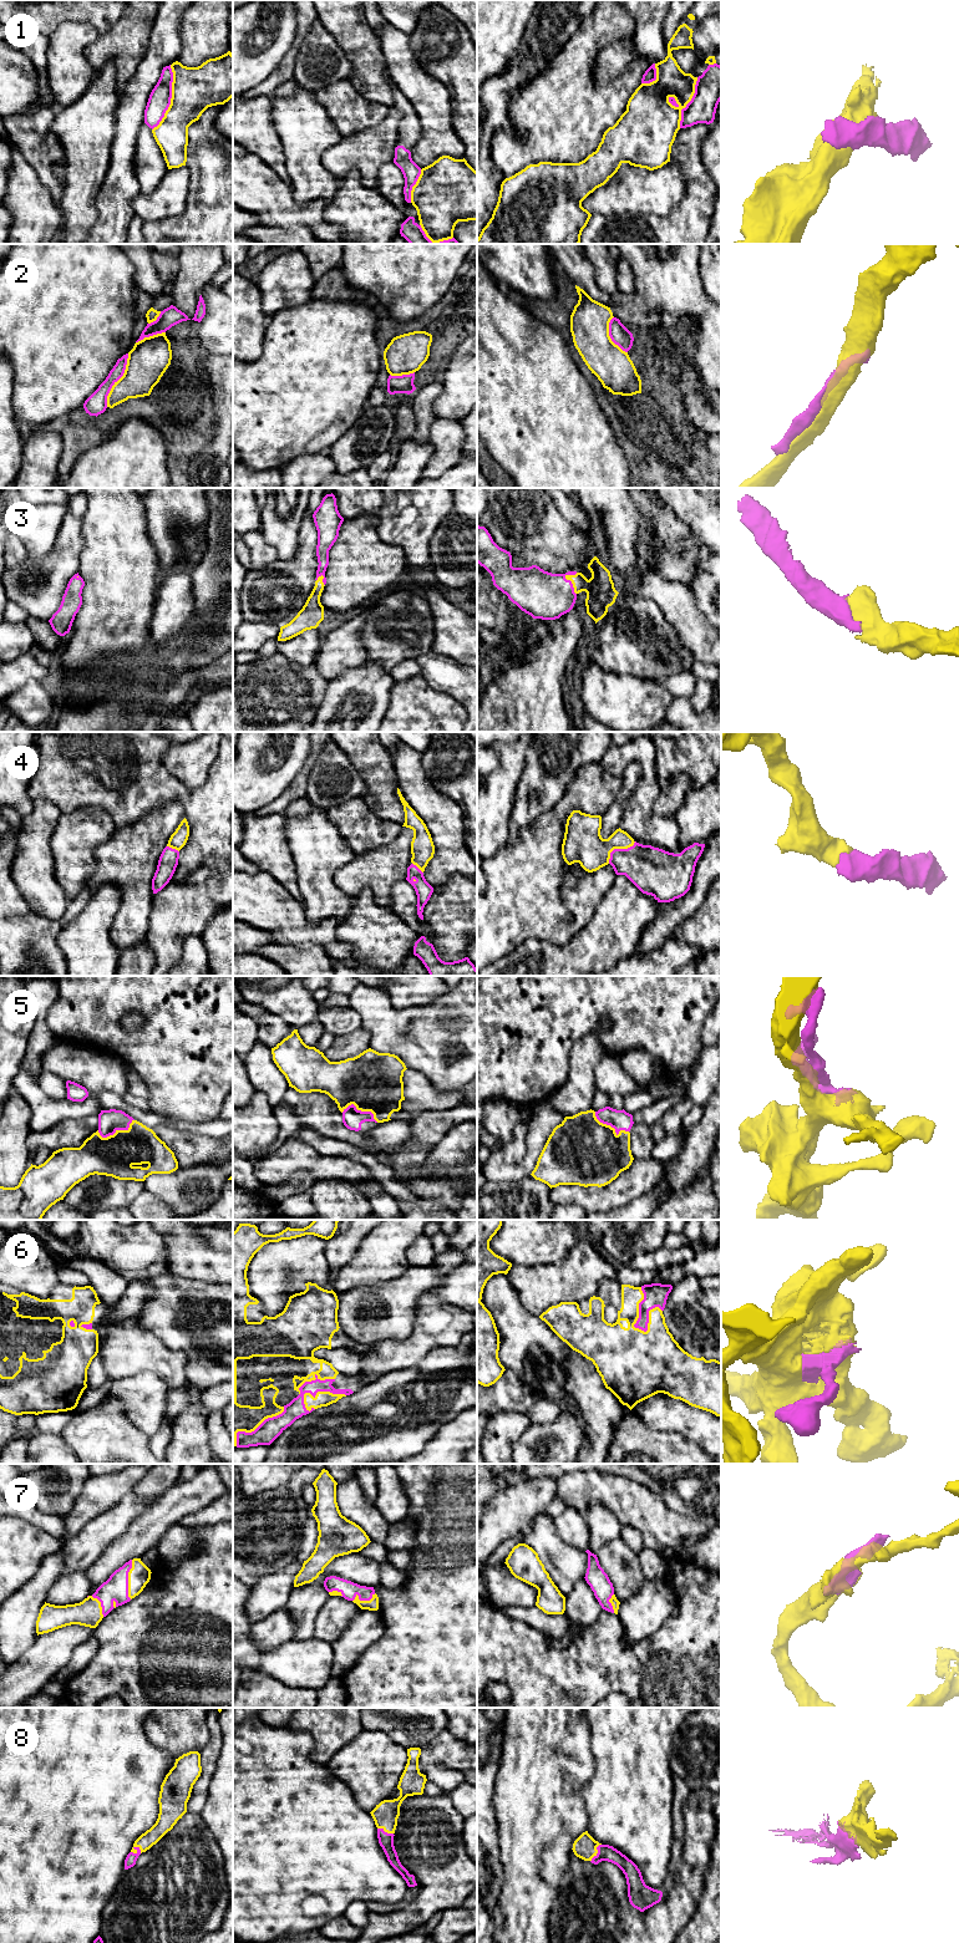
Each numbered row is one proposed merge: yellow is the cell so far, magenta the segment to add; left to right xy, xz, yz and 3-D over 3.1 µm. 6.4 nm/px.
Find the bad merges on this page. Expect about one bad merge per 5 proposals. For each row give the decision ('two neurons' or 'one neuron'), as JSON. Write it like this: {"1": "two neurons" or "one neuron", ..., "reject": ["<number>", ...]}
{"1": "two neurons", "2": "one neuron", "3": "one neuron", "4": "one neuron", "5": "one neuron", "6": "one neuron", "7": "one neuron", "8": "one neuron", "reject": ["1"]}

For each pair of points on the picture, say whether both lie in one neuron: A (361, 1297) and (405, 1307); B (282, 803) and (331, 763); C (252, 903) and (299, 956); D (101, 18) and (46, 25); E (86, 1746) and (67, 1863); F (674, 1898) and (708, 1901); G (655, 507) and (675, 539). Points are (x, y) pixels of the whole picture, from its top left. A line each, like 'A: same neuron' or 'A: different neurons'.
A: same neuron
B: different neurons
C: different neurons
D: same neuron
E: same neuron
F: different neurons
G: same neuron

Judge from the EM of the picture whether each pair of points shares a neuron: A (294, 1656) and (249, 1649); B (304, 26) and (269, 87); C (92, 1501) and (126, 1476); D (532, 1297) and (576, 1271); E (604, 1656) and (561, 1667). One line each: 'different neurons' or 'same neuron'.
A: same neuron
B: same neuron
C: same neuron
D: same neuron
E: same neuron

